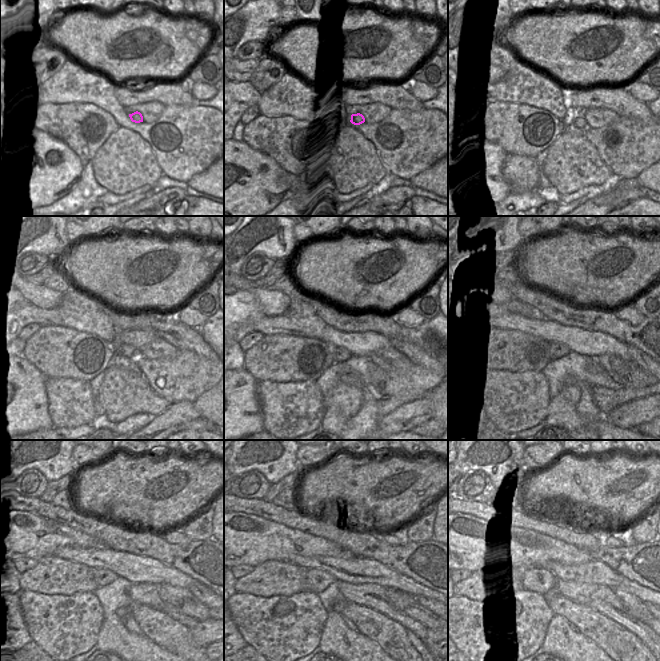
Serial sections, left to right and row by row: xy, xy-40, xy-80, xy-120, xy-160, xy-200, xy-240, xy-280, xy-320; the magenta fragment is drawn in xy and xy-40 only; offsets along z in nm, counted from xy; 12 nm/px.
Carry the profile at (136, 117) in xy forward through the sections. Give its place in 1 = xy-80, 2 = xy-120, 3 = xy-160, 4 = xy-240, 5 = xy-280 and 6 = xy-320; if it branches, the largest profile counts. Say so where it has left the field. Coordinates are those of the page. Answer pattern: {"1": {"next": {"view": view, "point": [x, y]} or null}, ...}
{"1": {"next": {"view": "xy-80", "point": [580, 122]}}, "2": {"next": {"view": "xy-120", "point": [127, 350]}}, "3": {"next": {"view": "xy-160", "point": [340, 354]}}, "4": {"next": {"view": "xy-240", "point": [102, 577]}}, "5": {"next": {"view": "xy-280", "point": [318, 579]}}, "6": {"next": {"view": "xy-320", "point": [539, 581]}}}

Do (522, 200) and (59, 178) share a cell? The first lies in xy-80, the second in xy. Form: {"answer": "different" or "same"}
{"answer": "different"}

